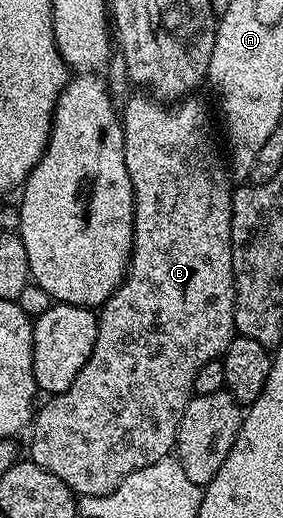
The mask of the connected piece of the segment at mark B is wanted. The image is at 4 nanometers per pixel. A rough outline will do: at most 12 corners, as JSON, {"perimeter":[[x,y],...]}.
{"perimeter":[[196,98],[121,108],[131,263],[29,459],[79,496],[172,455],[236,335]]}

